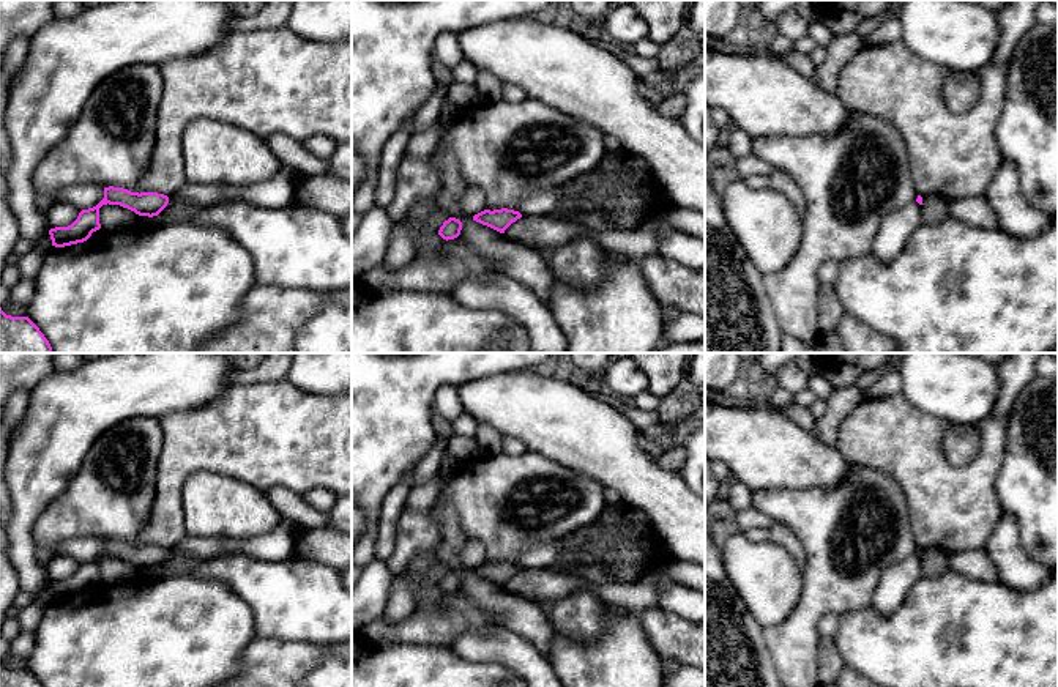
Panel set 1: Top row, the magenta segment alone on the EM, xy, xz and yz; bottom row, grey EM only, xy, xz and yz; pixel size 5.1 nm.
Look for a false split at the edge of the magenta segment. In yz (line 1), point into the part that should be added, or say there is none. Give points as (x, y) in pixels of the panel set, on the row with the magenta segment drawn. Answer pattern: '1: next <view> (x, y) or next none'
1: next none

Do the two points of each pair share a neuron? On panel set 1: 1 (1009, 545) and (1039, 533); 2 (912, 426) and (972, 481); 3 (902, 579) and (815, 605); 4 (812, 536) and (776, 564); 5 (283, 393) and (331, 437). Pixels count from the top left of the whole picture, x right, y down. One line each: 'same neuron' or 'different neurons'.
1: different neurons
2: same neuron
3: different neurons
4: different neurons
5: same neuron

